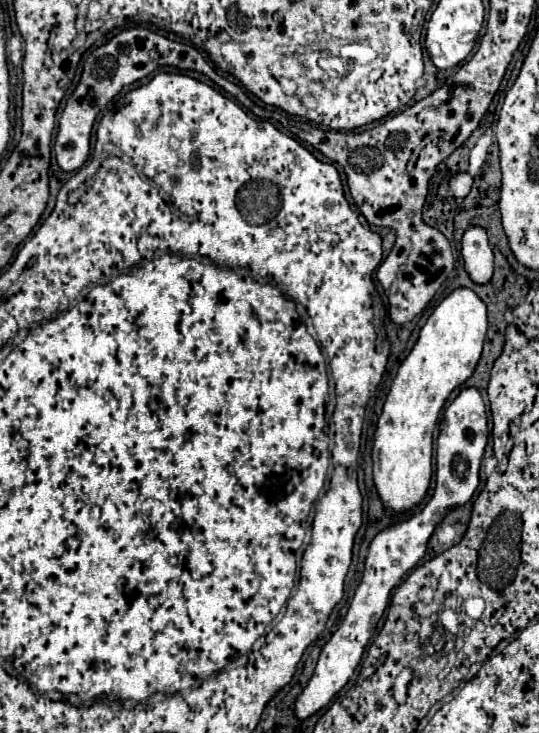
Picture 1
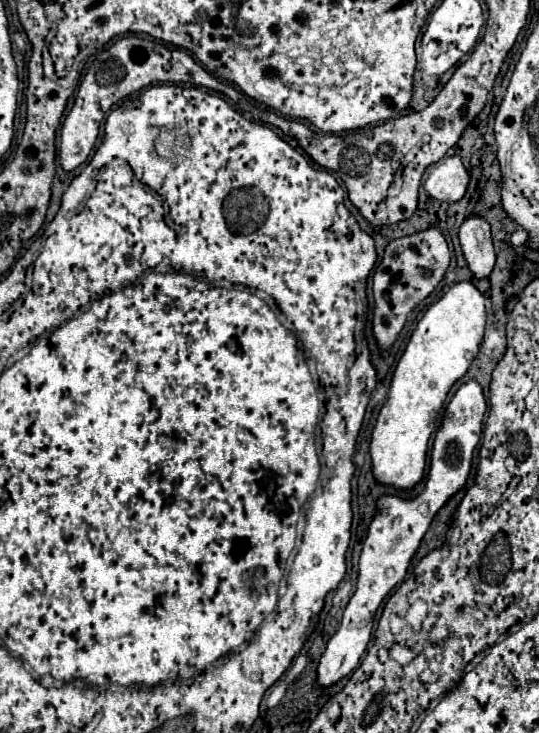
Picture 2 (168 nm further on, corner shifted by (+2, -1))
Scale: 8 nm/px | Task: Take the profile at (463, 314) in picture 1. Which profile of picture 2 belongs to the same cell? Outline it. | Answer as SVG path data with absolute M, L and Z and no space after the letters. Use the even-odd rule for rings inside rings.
M468 281L456 283L436 301L418 321L404 355L400 357L388 399L380 409L372 431L370 457L372 473L378 483L396 489L414 489L426 467L426 451L430 435L436 427L438 413L448 397L450 387L464 377L472 359L478 353L486 325L484 295Z

